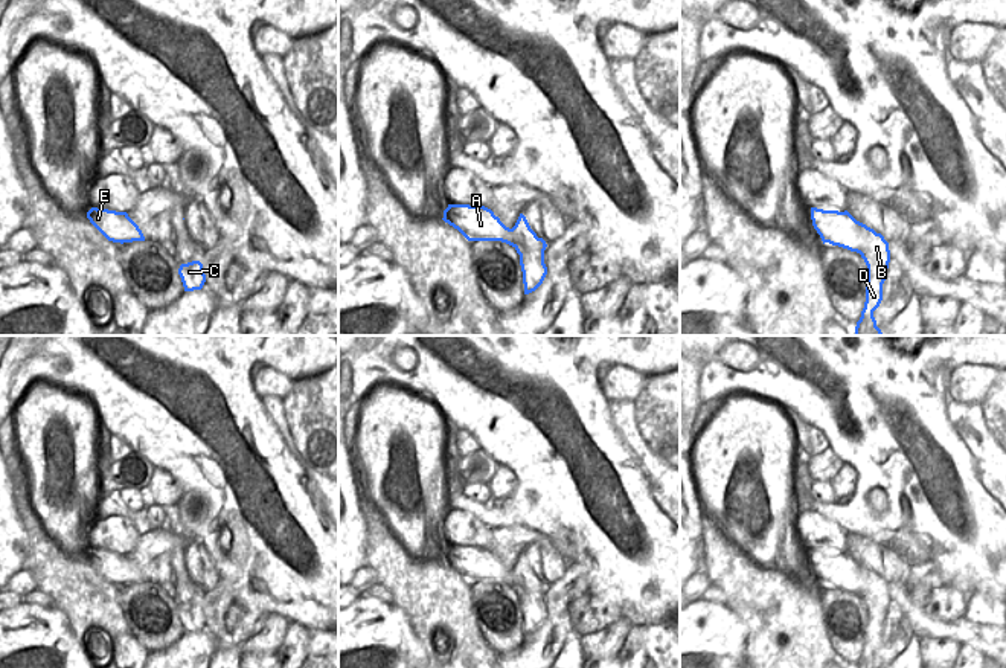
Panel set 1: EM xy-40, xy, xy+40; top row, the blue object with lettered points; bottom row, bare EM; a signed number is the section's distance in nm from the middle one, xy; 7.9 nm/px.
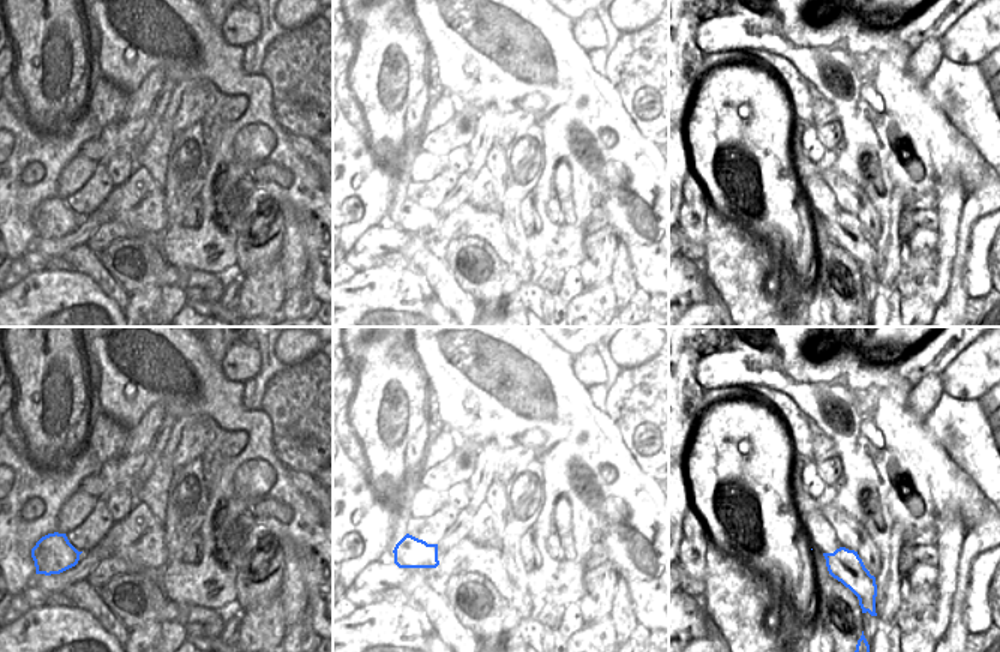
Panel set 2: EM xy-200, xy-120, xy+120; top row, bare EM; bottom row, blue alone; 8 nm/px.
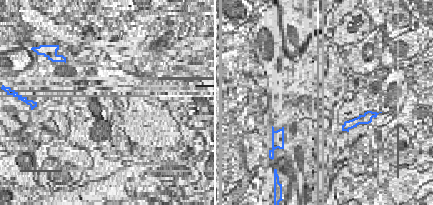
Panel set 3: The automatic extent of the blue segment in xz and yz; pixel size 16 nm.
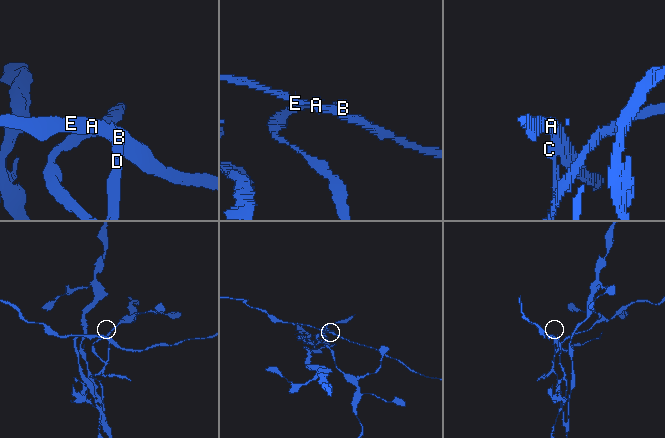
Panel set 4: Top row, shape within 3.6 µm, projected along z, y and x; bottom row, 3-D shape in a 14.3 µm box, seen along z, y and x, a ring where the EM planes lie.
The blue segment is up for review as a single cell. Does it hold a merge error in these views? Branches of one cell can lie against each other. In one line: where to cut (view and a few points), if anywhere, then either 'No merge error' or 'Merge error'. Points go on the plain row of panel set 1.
Split along xy (512, 569), (512, 578), (525, 589). Merge error

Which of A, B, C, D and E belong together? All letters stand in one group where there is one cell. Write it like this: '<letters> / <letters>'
A E / B C D

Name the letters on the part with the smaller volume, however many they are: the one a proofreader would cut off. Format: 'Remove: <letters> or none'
Remove: A, E

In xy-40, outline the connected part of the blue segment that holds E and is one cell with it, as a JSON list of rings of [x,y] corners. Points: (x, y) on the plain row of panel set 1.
[[[91,549],[87,560],[108,583],[120,586],[145,583],[142,572],[127,554]]]

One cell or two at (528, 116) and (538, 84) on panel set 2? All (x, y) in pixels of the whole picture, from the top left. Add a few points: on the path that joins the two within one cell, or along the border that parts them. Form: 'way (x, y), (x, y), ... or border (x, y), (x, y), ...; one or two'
border (522, 107), (532, 111), (535, 123); two

